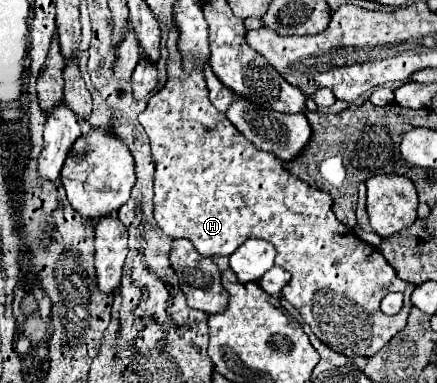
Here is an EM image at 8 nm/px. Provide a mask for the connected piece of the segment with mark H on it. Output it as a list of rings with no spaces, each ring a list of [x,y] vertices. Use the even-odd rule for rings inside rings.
[[[176,28],[170,30],[168,34],[168,42],[166,42],[166,48],[168,48],[168,78],[166,78],[166,84],[162,90],[158,90],[146,110],[138,116],[140,124],[144,126],[148,138],[150,138],[150,146],[152,146],[152,156],[154,156],[154,162],[156,162],[156,172],[154,172],[154,218],[158,222],[158,226],[170,236],[170,238],[184,238],[184,240],[190,240],[194,244],[194,248],[202,254],[202,256],[230,256],[242,242],[246,242],[248,238],[262,238],[262,240],[268,240],[270,244],[274,244],[276,248],[276,266],[284,268],[286,272],[290,272],[290,282],[282,288],[282,294],[284,298],[296,306],[296,310],[302,314],[304,322],[312,328],[314,336],[318,336],[318,340],[322,344],[326,344],[328,348],[332,348],[334,352],[340,352],[348,358],[356,358],[356,356],[374,356],[382,346],[388,344],[388,340],[400,332],[404,326],[406,326],[406,318],[410,314],[410,308],[412,308],[412,302],[410,302],[410,294],[412,290],[416,288],[412,282],[404,282],[396,276],[396,270],[388,264],[388,260],[384,260],[384,256],[380,254],[378,248],[362,242],[356,232],[348,226],[344,226],[342,222],[338,222],[338,218],[334,216],[332,212],[332,198],[328,192],[324,190],[318,190],[318,188],[312,188],[308,186],[306,182],[302,182],[300,178],[296,178],[294,174],[290,174],[282,160],[278,160],[276,156],[268,154],[268,152],[262,152],[262,150],[256,150],[252,146],[252,142],[248,142],[228,120],[224,120],[222,114],[218,114],[218,110],[212,106],[210,98],[208,98],[208,86],[204,82],[204,76],[202,74],[184,74],[180,72],[180,52],[176,50]],[[388,292],[402,292],[404,294],[404,308],[394,314],[394,316],[386,316],[382,310],[380,310],[380,300],[388,294]]]

